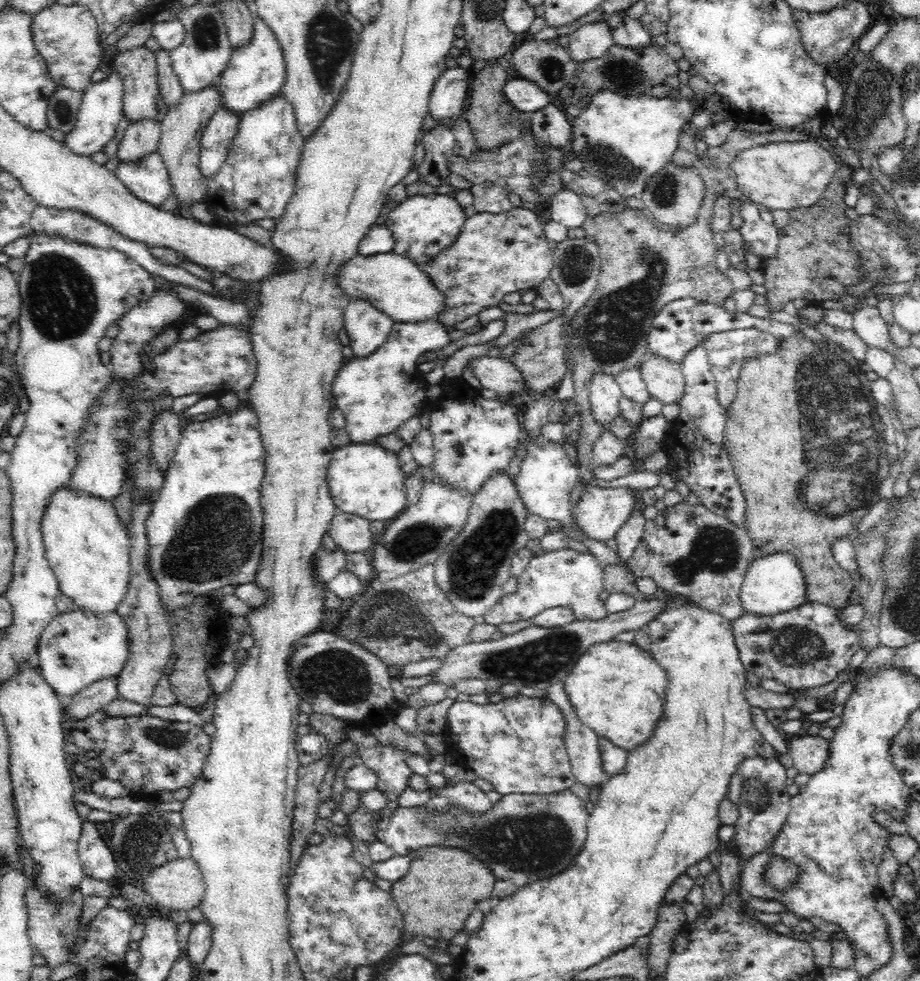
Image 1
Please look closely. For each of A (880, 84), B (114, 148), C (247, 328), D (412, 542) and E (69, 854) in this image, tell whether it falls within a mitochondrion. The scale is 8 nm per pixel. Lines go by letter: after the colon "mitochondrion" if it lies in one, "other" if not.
A: mitochondrion
B: other
C: other
D: mitochondrion
E: other

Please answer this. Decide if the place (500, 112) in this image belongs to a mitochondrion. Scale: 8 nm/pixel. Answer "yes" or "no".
yes

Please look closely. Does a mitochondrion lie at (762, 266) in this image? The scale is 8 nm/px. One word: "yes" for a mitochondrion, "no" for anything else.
no

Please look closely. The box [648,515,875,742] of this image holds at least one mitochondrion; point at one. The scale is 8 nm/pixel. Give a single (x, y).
(715, 552)

